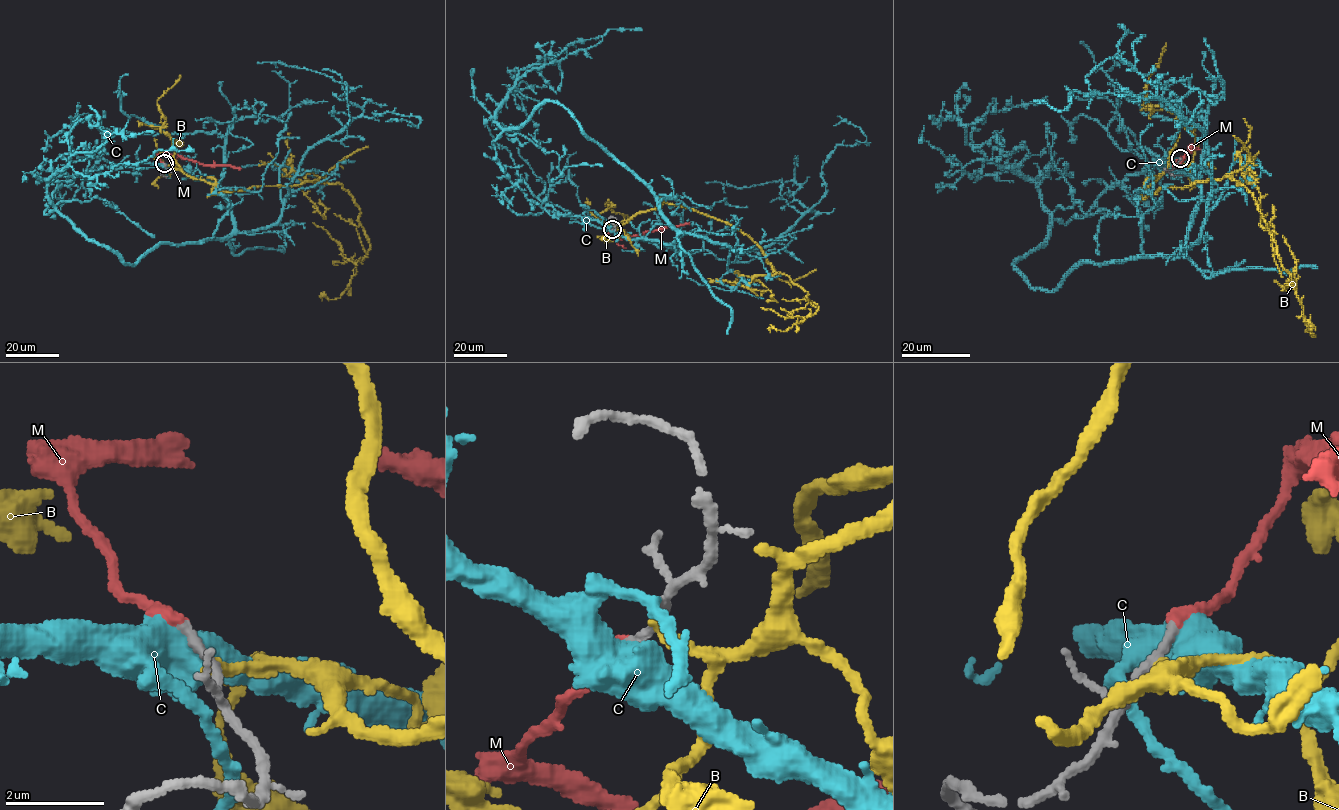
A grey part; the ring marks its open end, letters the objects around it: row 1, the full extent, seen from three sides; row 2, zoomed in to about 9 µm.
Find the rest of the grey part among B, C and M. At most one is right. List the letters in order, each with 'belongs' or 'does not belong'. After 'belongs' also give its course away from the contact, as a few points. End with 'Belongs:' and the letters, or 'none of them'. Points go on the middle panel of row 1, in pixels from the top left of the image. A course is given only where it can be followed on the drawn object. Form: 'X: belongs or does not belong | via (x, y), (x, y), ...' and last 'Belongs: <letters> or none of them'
B: does not belong
C: does not belong
M: belongs | via (612, 229), (607, 236), (624, 238), (689, 223)
Belongs: M

